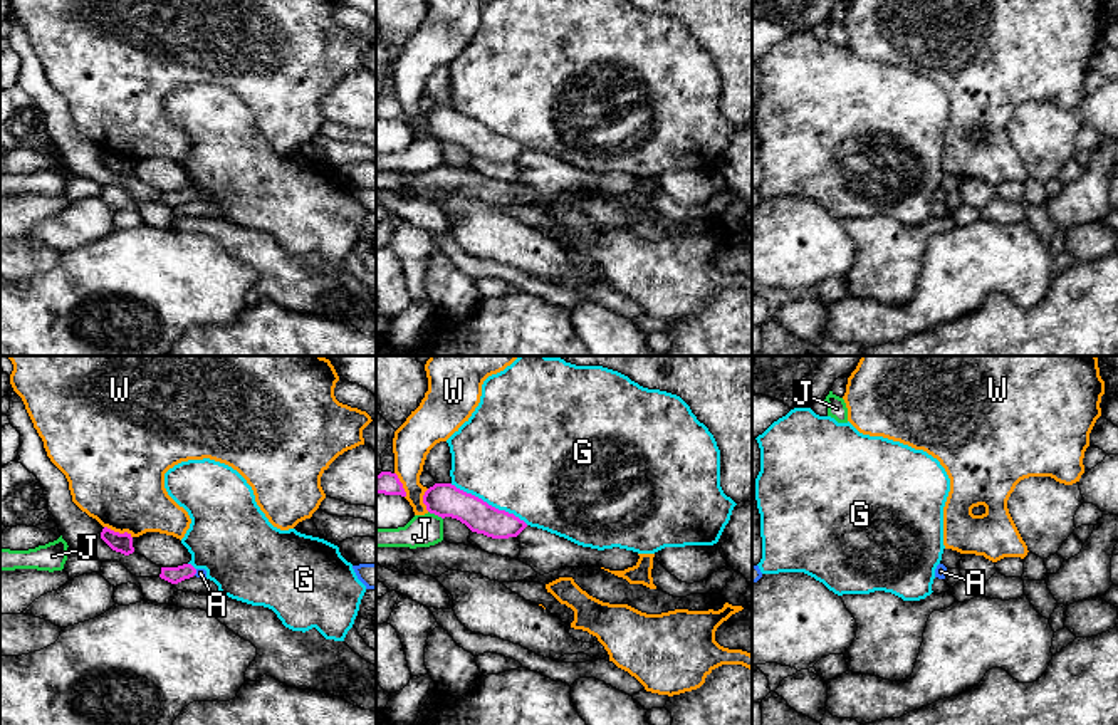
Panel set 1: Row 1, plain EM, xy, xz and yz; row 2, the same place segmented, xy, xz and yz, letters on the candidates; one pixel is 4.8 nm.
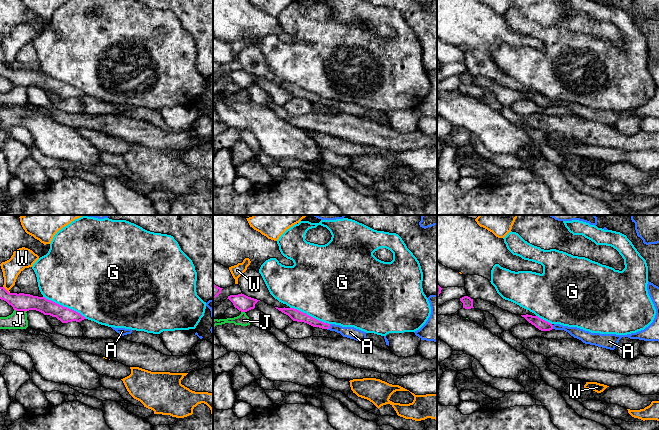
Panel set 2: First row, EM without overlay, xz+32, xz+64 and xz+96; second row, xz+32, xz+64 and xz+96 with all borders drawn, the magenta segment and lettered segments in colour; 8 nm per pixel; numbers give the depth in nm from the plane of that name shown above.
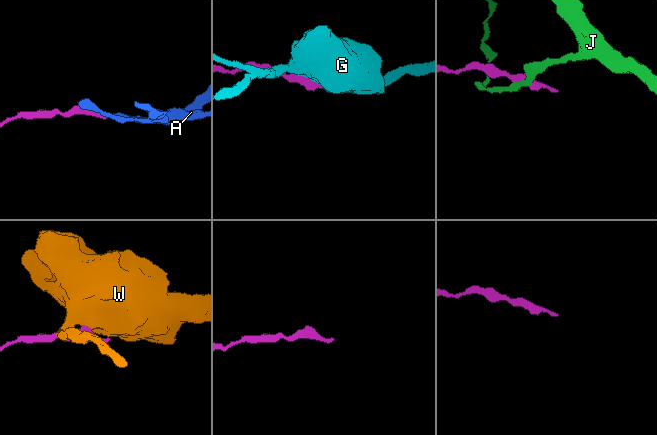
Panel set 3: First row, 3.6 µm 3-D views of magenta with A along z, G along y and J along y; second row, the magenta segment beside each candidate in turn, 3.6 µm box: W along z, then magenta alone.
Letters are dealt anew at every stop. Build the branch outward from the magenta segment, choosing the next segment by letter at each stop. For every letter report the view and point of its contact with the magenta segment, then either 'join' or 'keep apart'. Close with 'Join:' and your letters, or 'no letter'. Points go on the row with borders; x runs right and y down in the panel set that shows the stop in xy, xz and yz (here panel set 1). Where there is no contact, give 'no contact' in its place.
A: contact xy (195, 573); join
G: contact xz (487, 504); keep apart
J: contact xz (435, 514); keep apart
W: contact xy (118, 532); keep apart
Join: A

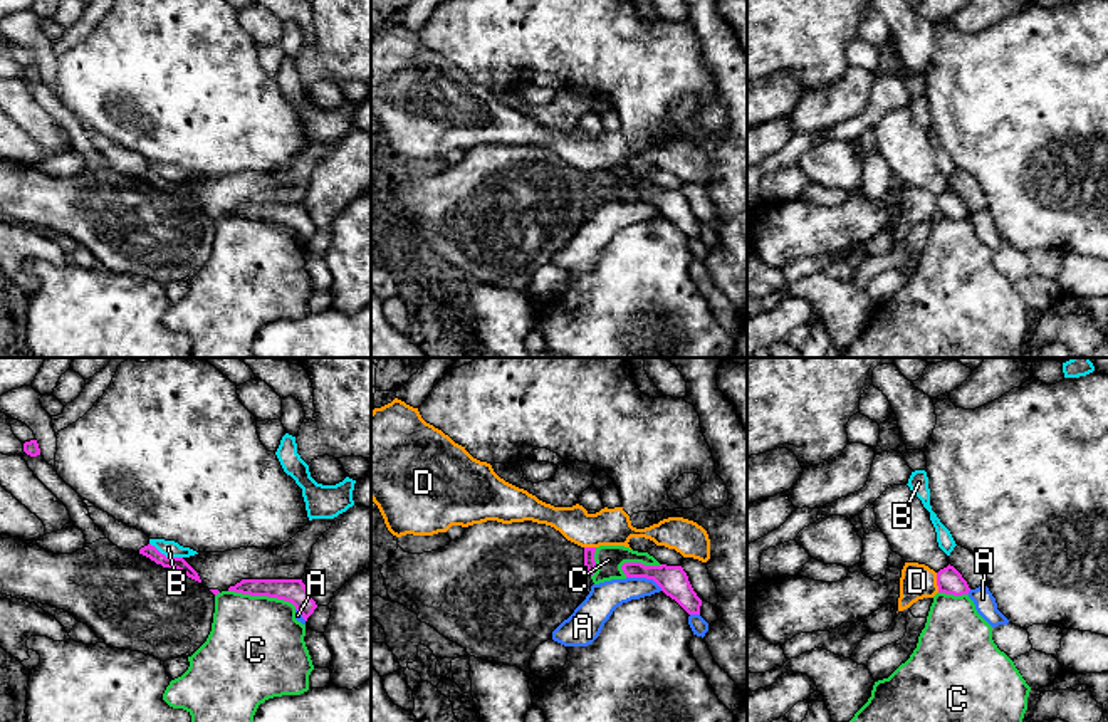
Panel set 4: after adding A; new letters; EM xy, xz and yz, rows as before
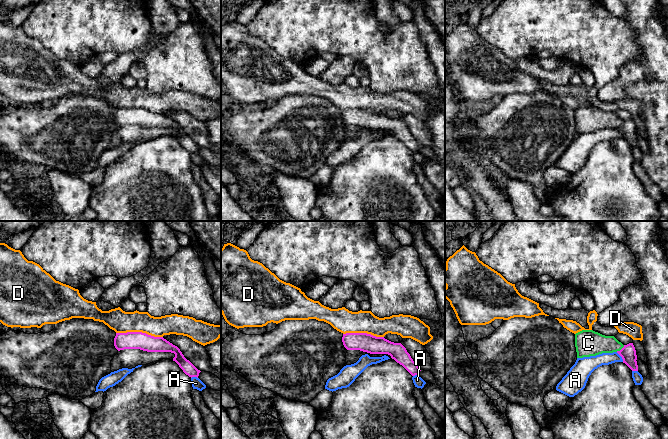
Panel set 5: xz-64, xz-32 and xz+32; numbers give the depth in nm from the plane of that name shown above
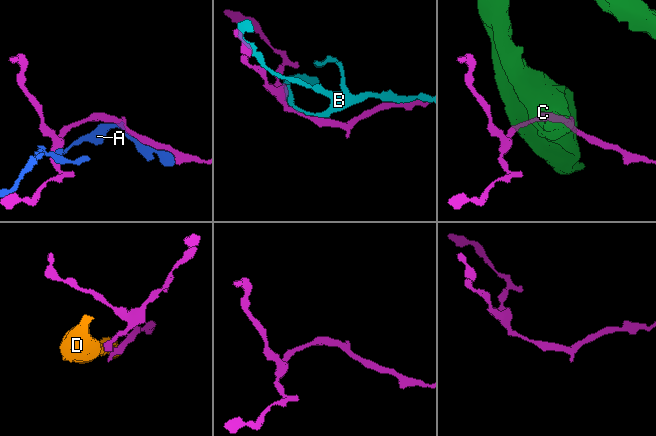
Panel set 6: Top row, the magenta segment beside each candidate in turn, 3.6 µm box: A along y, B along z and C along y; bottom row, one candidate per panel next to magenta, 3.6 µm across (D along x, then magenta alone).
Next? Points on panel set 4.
A: contact xz (645, 576); keep apart
B: contact xy (165, 556); keep apart
C: contact xy (262, 595); keep apart
D: contact yz (937, 583); keep apart
Join: no letter

